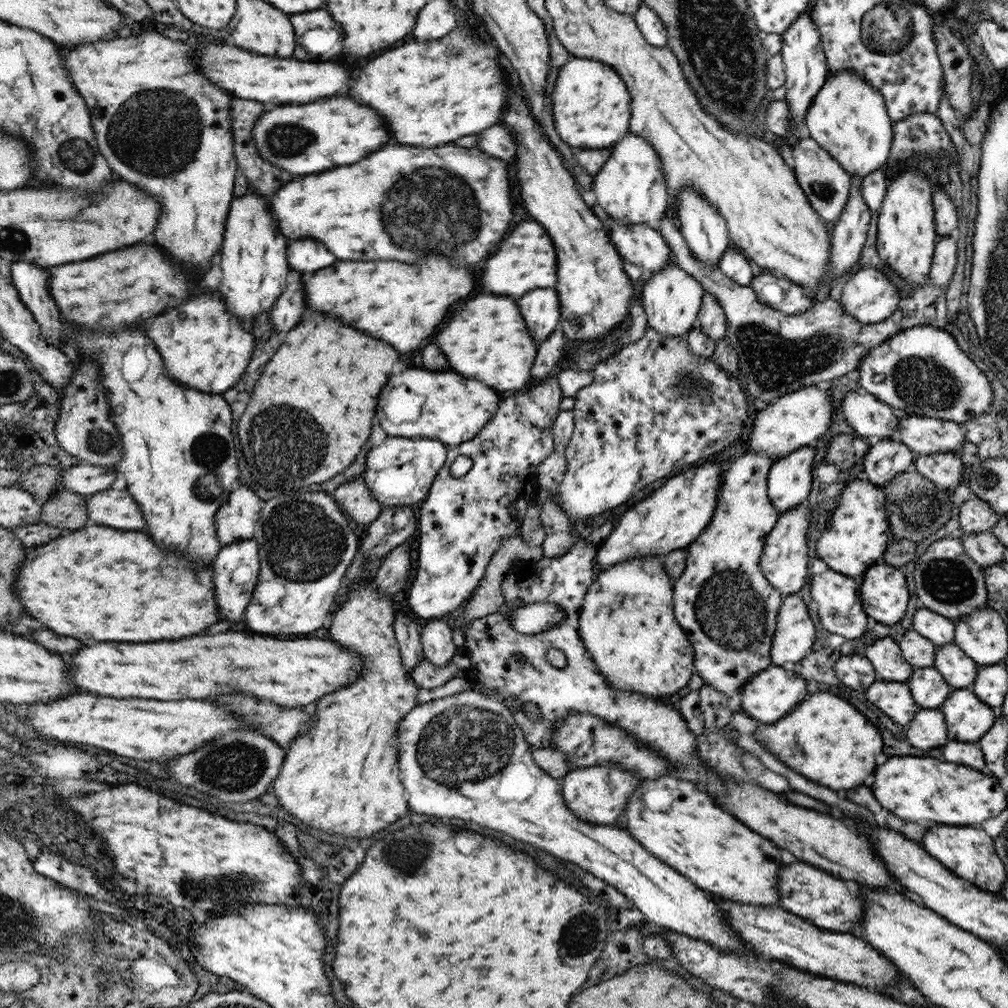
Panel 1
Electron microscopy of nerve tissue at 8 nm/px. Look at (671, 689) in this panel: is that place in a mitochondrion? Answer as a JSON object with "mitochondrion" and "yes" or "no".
{"mitochondrion":"no"}

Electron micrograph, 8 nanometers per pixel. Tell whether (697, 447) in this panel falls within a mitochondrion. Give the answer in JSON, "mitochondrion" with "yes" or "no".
{"mitochondrion":"no"}

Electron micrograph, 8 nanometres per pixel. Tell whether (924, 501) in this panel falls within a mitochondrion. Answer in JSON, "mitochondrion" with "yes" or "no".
{"mitochondrion":"yes"}

